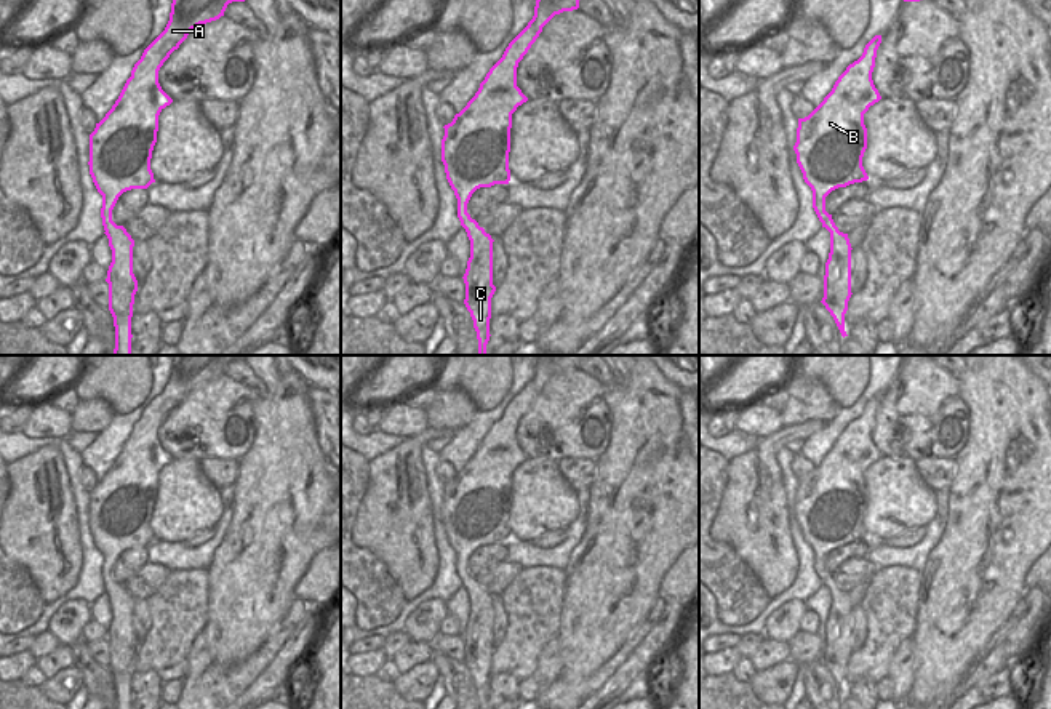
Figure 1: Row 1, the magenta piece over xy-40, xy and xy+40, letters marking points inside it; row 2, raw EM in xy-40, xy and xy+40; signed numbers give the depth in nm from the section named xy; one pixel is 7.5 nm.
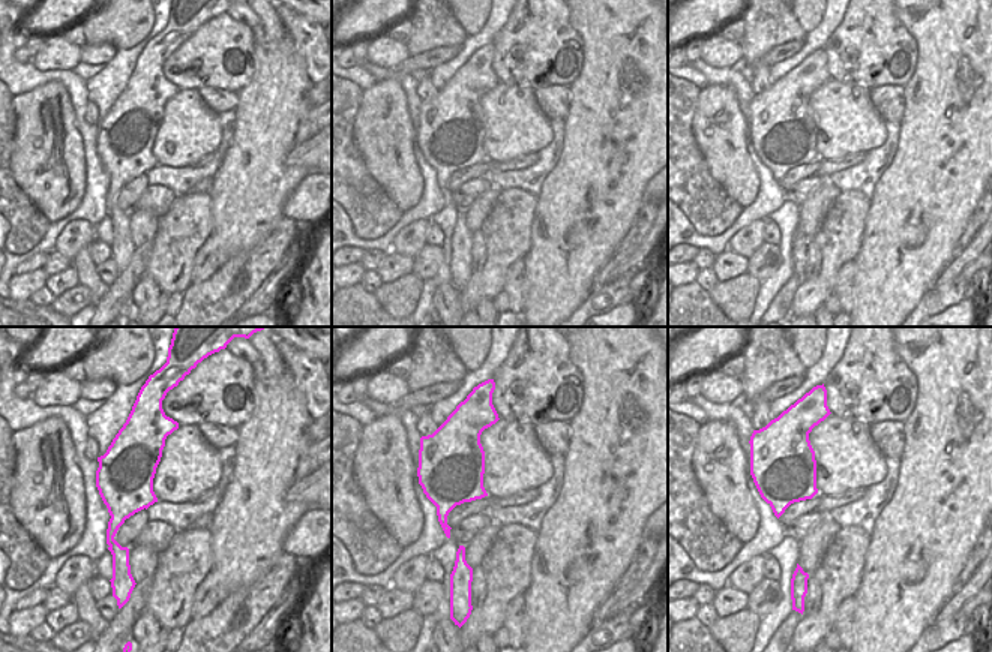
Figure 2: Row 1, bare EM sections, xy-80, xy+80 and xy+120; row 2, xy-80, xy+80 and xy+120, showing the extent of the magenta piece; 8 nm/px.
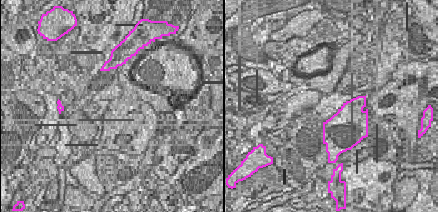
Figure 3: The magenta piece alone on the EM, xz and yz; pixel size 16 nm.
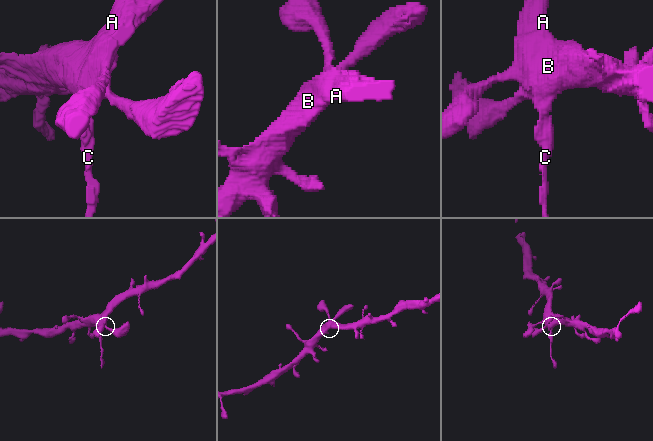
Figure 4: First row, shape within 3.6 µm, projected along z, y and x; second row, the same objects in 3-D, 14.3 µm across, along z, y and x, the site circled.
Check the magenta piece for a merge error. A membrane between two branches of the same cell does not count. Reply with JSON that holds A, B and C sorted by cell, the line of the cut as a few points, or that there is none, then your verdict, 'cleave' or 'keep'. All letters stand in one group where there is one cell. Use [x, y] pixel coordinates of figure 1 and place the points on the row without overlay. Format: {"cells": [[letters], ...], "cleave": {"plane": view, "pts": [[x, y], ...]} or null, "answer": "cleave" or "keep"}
{"cells": [["A", "B"], ["C"]], "cleave": {"plane": "xy", "pts": [[471, 576], [464, 586]]}, "answer": "cleave"}

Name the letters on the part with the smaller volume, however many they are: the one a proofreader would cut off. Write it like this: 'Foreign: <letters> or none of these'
Foreign: C

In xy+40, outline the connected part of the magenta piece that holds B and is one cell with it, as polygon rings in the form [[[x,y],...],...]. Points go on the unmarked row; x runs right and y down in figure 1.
[[[875,394],[824,459],[808,475],[798,477],[793,509],[822,586],[832,578],[825,555],[838,546],[869,538],[862,525],[867,507],[864,472],[881,458],[872,439],[880,402],[881,394]]]

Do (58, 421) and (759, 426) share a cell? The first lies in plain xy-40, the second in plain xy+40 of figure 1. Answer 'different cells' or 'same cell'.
same cell

